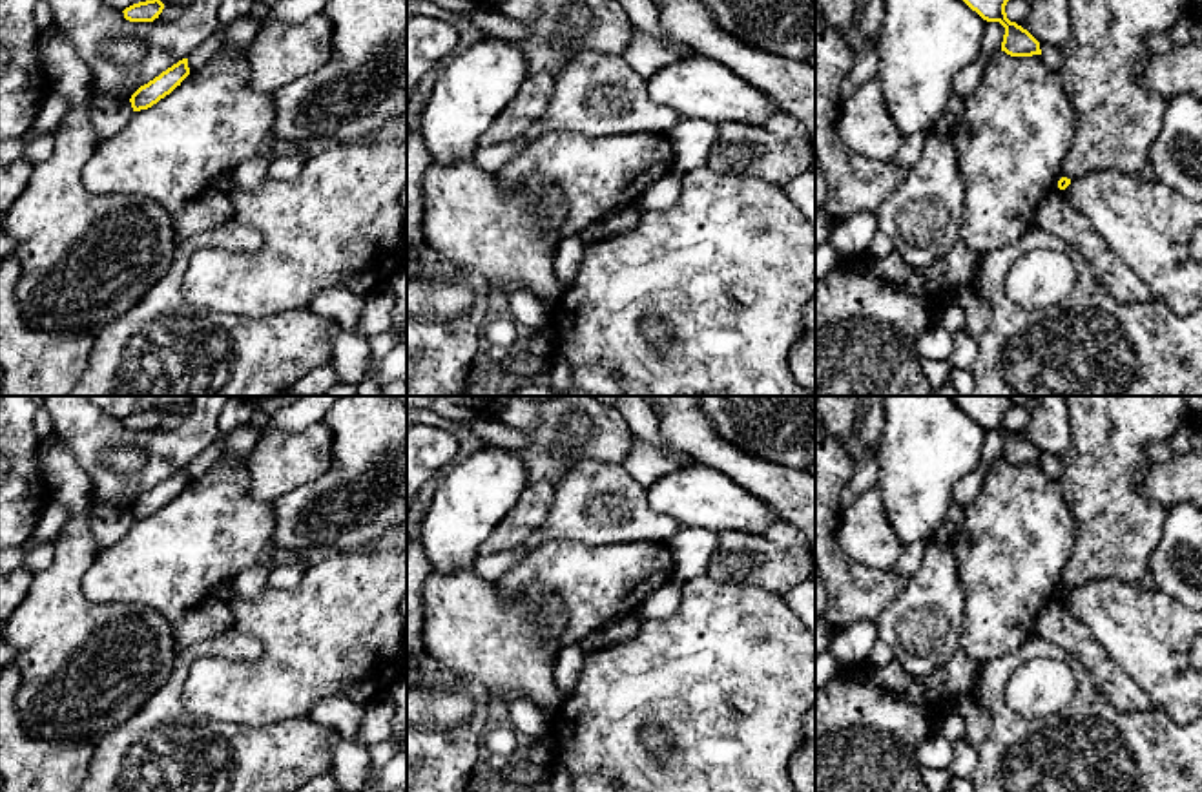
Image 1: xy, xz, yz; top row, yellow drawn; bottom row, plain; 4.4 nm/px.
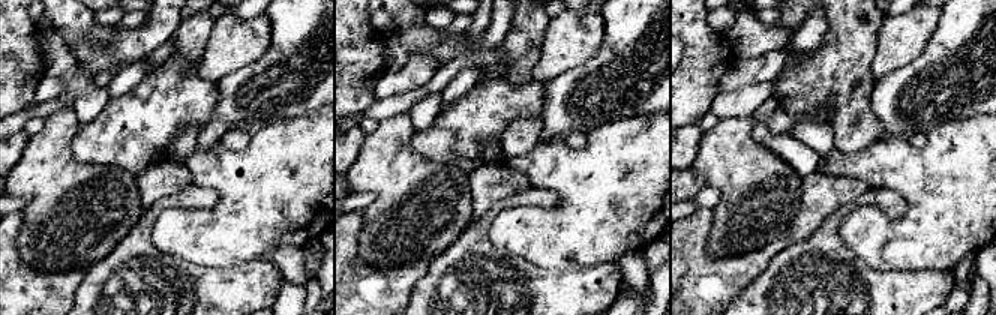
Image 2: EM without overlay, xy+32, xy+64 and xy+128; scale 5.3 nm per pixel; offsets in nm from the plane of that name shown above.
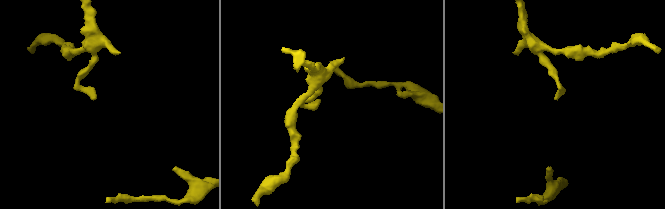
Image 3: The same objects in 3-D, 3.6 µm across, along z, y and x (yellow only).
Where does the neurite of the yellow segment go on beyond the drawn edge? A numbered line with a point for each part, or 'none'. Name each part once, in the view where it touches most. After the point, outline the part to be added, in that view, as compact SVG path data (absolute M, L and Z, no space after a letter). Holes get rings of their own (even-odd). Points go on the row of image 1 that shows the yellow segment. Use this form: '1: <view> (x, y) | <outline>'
none

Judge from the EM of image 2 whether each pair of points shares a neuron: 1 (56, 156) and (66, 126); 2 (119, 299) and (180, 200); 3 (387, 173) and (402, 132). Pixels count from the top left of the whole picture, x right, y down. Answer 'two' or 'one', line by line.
1: one
2: one
3: one

